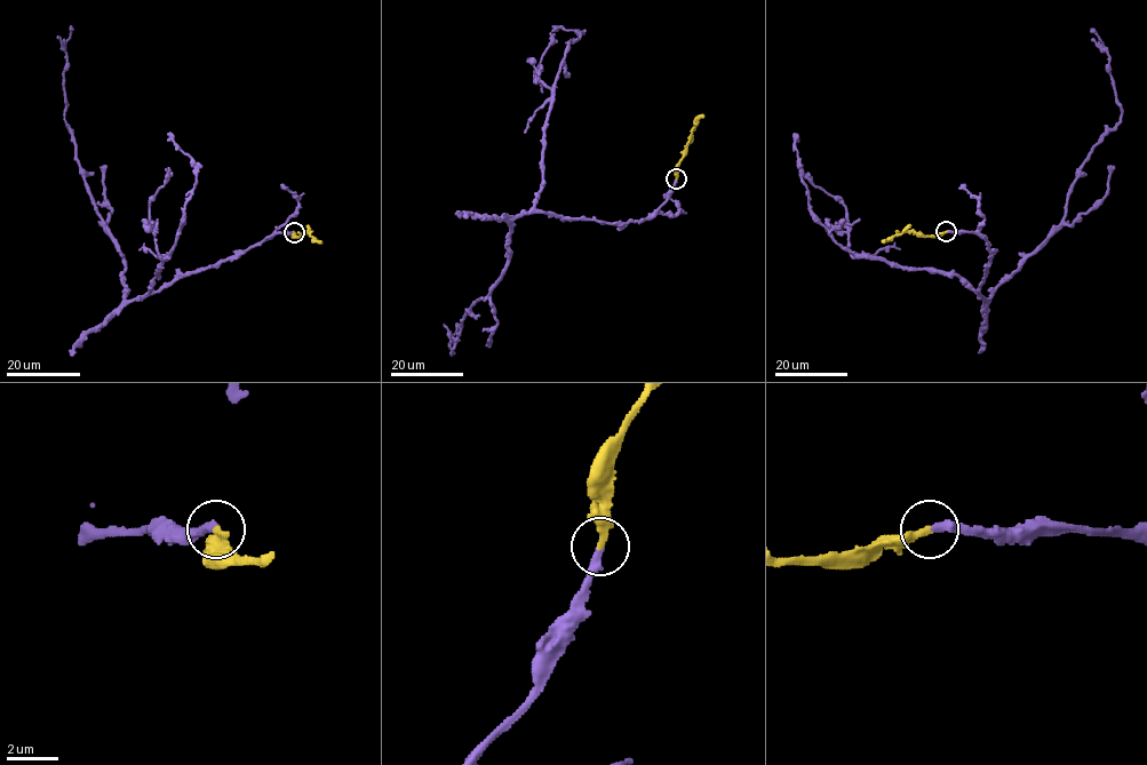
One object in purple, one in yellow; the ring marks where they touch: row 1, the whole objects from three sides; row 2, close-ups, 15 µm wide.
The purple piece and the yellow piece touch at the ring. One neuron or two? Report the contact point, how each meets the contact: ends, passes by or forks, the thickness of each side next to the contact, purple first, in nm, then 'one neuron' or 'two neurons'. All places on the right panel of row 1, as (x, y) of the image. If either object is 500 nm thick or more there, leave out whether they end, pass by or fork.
(946, 231) | purple ends | yellow ends | 360/320 nm | one neuron

